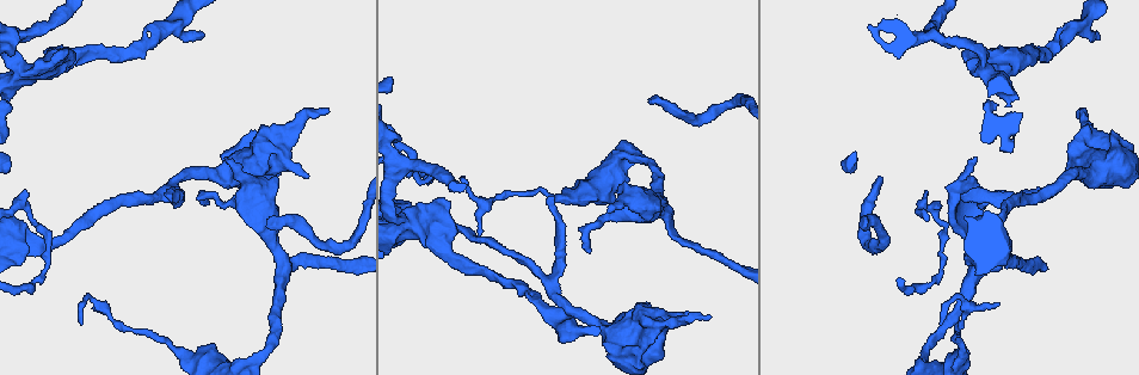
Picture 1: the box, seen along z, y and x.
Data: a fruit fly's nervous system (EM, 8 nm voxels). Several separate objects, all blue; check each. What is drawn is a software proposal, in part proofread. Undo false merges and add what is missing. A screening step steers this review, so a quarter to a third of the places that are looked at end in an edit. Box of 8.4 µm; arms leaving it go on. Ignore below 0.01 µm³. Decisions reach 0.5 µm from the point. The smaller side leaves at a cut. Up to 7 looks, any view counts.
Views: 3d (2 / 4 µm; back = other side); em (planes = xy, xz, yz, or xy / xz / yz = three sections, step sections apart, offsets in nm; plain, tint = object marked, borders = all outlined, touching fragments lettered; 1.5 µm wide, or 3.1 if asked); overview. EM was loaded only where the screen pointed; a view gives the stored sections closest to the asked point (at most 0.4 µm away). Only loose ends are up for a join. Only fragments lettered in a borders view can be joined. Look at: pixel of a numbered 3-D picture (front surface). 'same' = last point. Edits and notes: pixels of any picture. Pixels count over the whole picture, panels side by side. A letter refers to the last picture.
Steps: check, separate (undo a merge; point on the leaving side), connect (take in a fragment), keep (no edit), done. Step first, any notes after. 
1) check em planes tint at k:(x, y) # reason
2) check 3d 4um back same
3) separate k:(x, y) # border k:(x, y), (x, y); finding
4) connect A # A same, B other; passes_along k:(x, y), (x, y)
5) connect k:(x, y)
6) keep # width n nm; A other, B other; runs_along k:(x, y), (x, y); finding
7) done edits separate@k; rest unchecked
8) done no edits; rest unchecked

check em planes borders at 1:(707, 315)

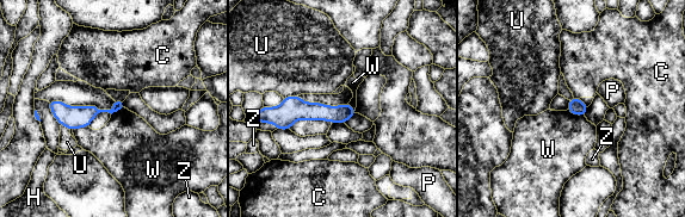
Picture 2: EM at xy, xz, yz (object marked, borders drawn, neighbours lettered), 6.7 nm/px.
keep # C other, H other, P other, U other, W other, Z other; border 2:(567, 110), (584, 116); none of them fits

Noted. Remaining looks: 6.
check 3d 2um back at 1:(962, 197) # free end

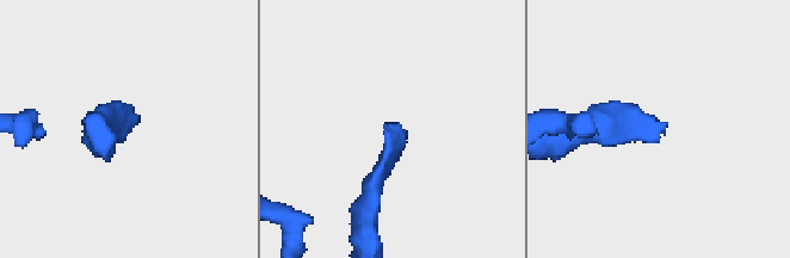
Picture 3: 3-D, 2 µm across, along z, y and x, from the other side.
check em planes borders at 3:(390, 128) # now the EM

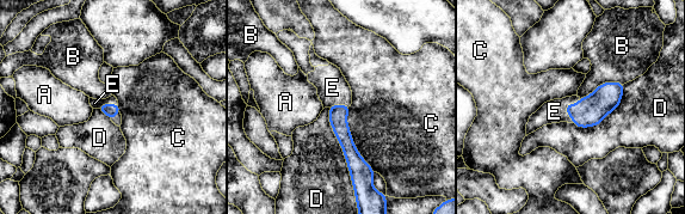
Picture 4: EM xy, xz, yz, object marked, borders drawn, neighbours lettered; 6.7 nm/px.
connect E # A other, B other, C other, D other, E same; passes_along 4:(591, 110), (565, 105), (554, 111); the neuron continues

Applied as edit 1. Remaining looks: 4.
check em xy step 4 borders at 1:(996, 302) # tapers out

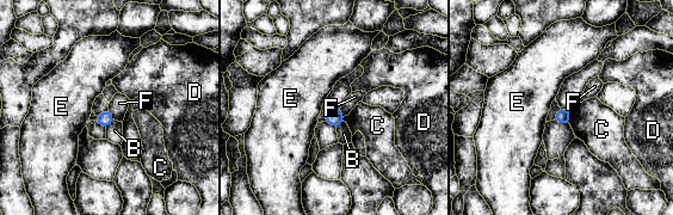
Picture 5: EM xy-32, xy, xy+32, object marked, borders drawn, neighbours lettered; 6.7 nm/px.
check em planes borders same # another direction

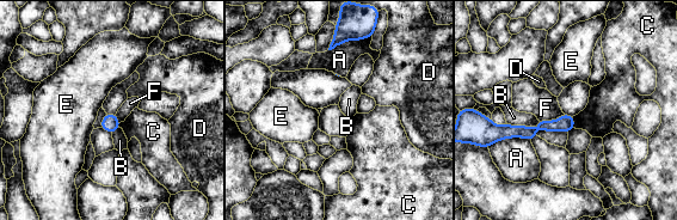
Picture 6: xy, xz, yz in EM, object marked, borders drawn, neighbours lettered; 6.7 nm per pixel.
keep # A other, B other, C other, D other, E other, F other; none of them fits

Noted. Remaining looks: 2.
done edits connect@4; rest unchecked

